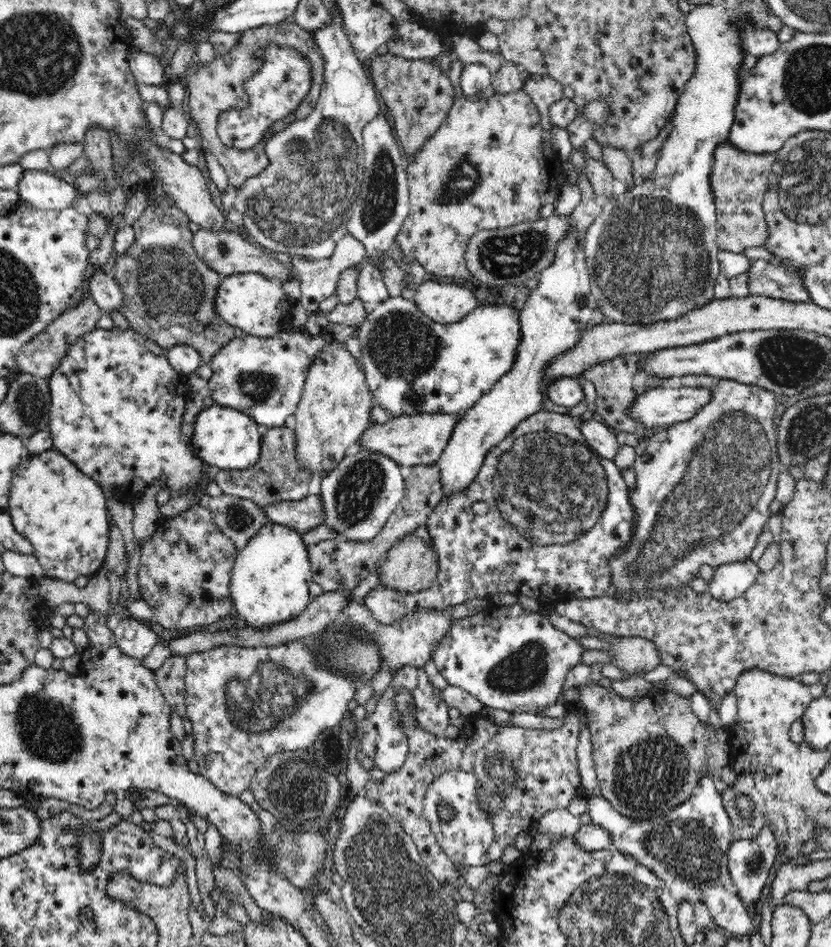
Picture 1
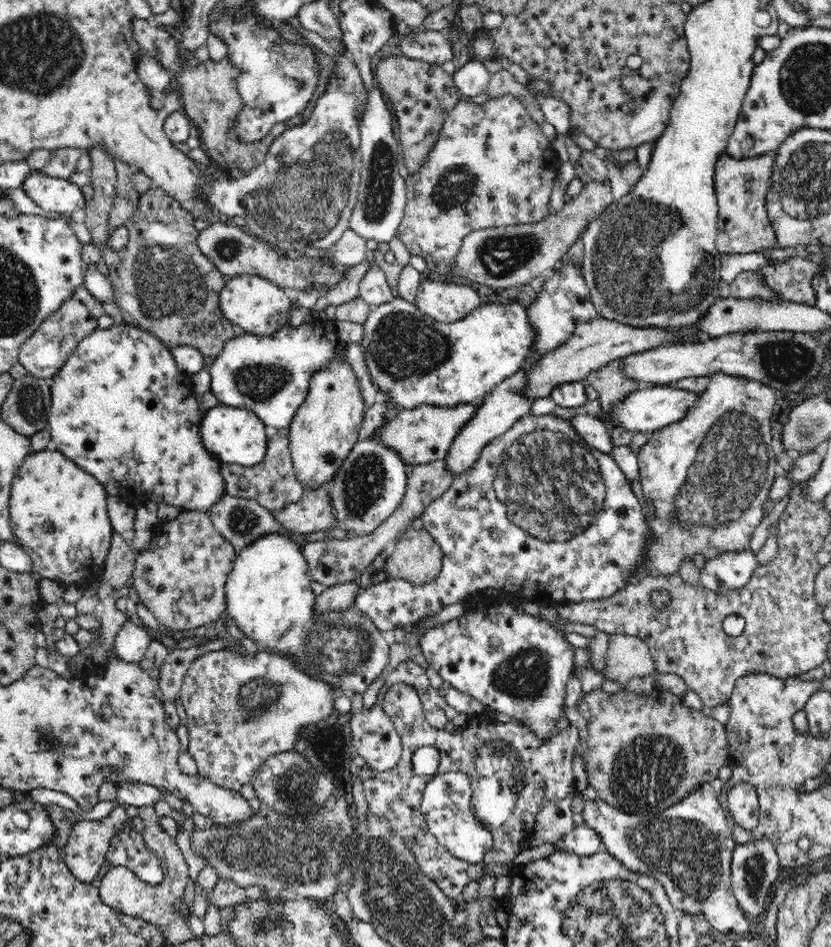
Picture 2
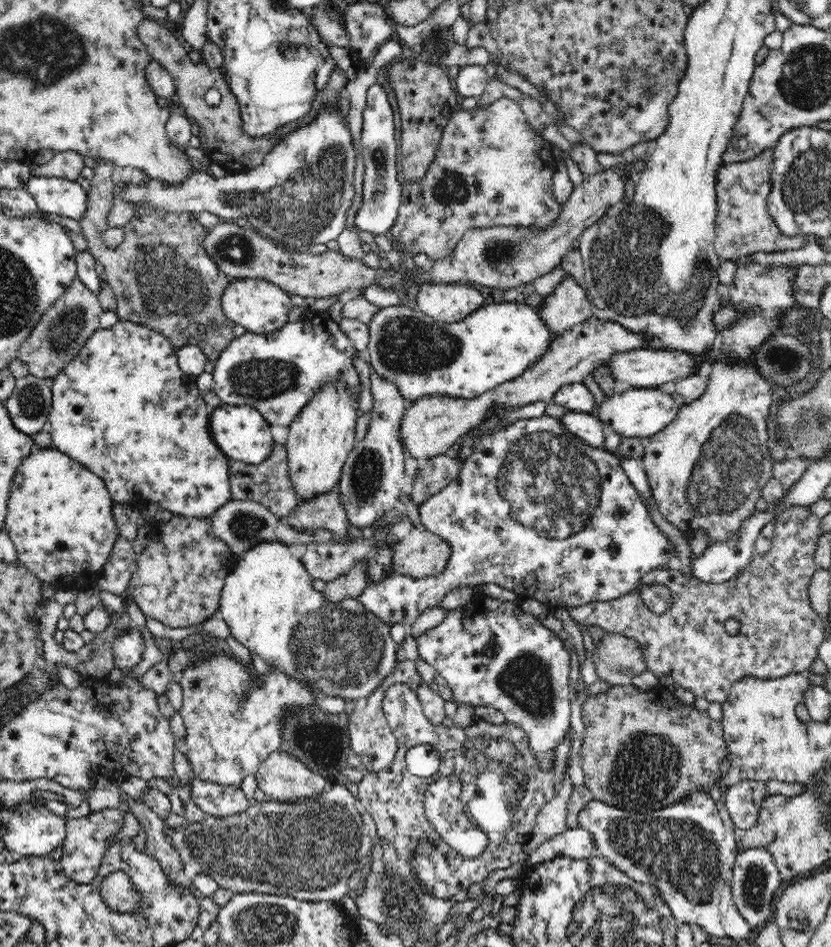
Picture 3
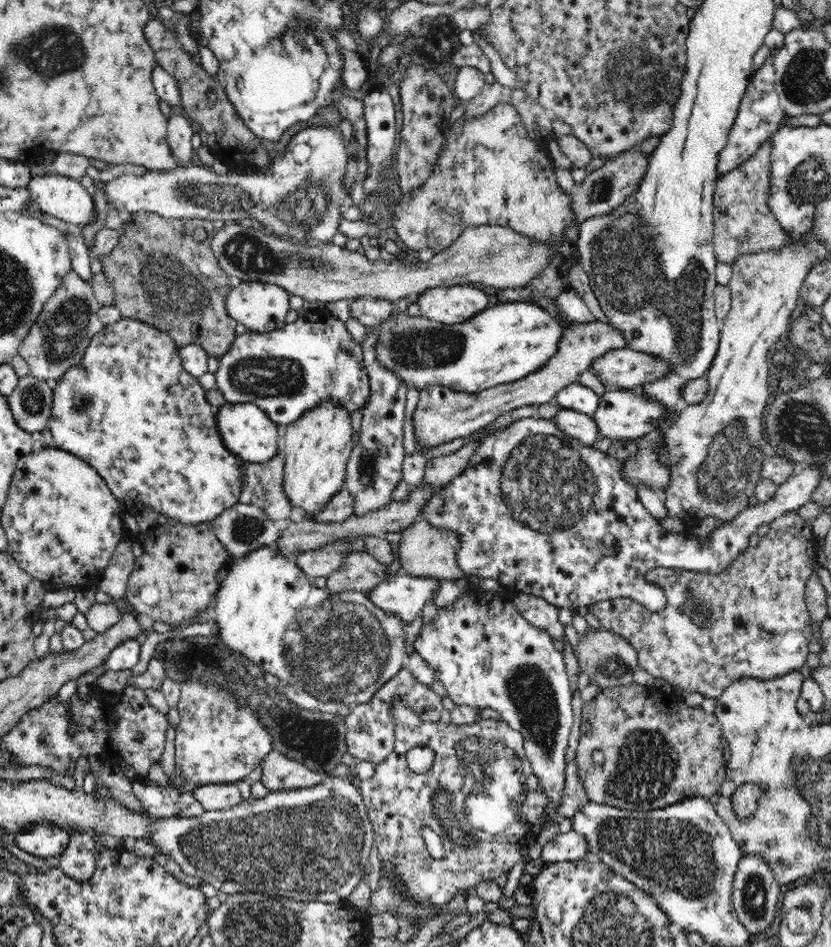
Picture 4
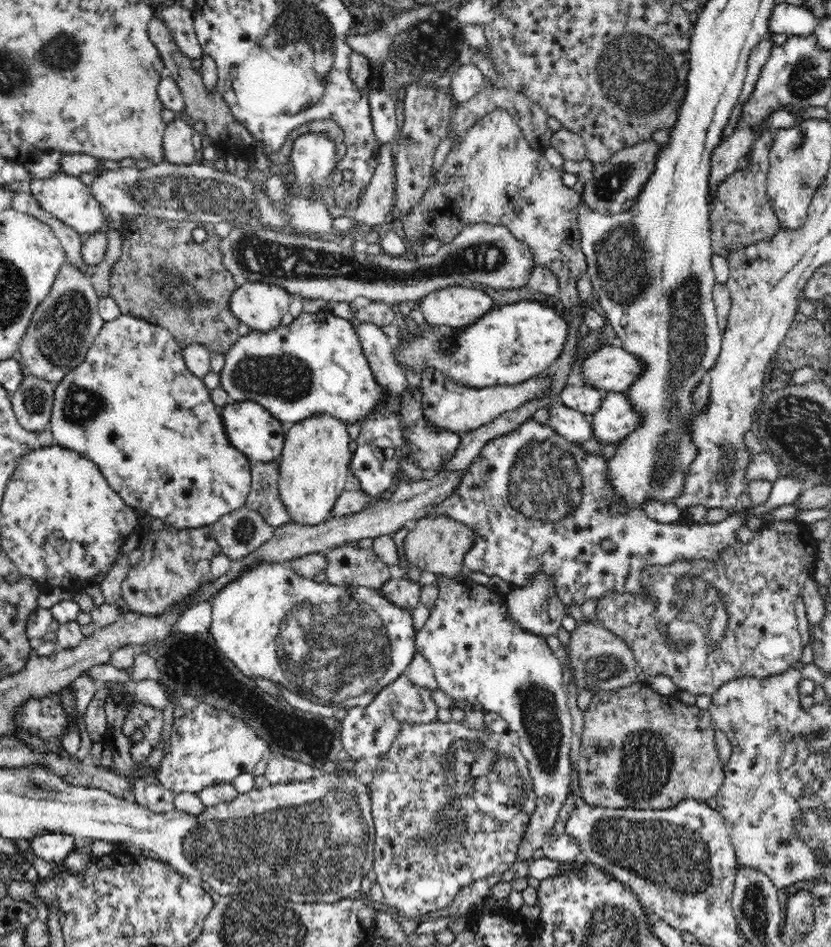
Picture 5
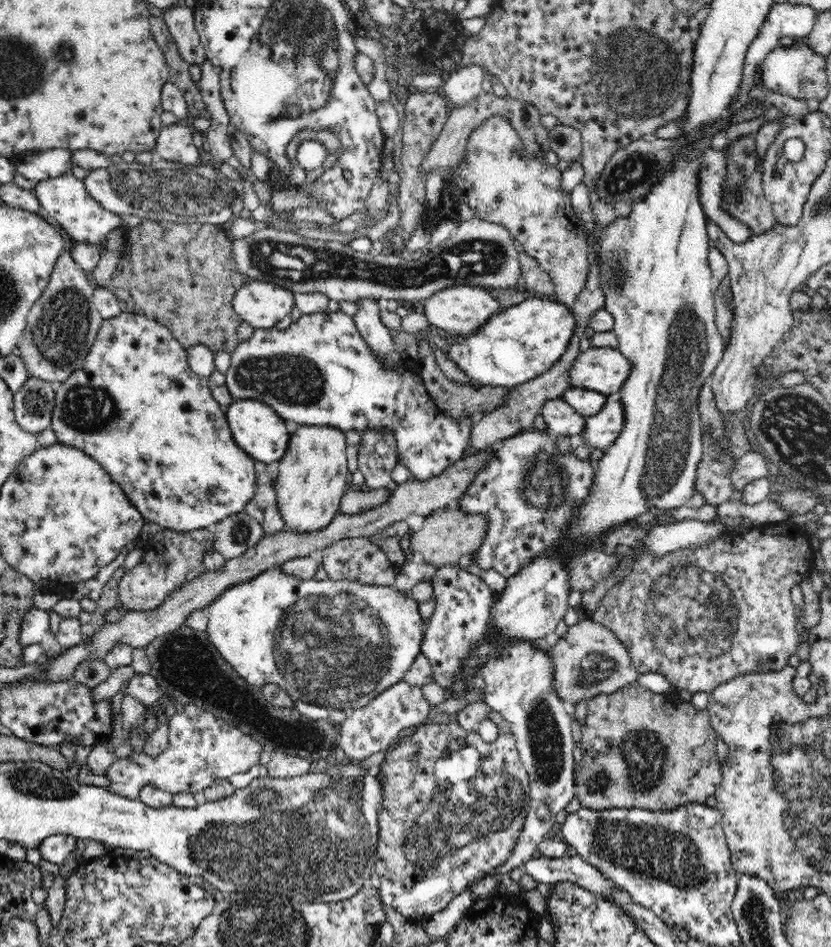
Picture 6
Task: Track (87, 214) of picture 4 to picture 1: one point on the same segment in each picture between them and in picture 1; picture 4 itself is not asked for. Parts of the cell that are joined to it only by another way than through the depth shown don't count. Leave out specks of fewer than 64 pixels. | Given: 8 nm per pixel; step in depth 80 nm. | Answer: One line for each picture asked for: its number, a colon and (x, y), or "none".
1: (43, 190)
2: (52, 194)
3: (65, 197)

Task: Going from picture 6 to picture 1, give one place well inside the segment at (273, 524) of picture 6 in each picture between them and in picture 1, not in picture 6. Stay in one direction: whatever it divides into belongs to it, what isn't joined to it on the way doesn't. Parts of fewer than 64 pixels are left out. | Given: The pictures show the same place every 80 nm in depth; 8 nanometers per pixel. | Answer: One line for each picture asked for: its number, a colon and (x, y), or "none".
1: (276, 477)
2: (271, 482)
3: (267, 483)
4: (262, 481)
5: (263, 498)

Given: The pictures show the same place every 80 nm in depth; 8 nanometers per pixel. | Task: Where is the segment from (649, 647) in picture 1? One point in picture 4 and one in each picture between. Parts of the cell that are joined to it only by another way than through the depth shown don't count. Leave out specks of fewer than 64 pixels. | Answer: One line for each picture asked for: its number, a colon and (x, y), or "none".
2: (628, 657)
3: (618, 659)
4: (609, 659)

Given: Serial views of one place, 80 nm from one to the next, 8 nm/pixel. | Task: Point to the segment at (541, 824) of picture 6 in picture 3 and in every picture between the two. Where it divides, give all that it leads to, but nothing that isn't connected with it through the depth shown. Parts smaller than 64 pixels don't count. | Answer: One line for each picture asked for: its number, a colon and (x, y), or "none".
3: (518, 666)
4: (485, 654)
5: (477, 654)

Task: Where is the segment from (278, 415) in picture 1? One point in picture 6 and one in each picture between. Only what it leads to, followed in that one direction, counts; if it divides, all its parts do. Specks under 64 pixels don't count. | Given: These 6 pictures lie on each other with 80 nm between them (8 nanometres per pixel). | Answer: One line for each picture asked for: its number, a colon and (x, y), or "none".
2: (272, 374)
3: (278, 373)
4: (288, 372)
5: (316, 364)
6: (320, 370)

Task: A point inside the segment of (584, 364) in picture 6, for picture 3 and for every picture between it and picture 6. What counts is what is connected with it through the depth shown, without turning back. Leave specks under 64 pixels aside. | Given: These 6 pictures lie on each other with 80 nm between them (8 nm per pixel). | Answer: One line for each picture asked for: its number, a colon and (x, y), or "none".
3: (642, 368)
4: (627, 369)
5: (611, 368)

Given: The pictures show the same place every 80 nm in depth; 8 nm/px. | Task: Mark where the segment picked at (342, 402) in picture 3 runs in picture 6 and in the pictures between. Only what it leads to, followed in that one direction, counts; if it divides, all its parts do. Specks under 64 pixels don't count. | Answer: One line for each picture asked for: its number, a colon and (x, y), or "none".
4: (316, 448)
5: (312, 471)
6: (312, 475)

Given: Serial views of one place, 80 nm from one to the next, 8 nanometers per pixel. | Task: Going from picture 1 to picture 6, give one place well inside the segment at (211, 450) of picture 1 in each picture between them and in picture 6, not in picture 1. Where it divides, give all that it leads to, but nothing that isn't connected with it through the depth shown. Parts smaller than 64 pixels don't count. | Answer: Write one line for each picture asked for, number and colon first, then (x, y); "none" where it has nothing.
2: (236, 436)
3: (242, 433)
4: (246, 429)
5: (251, 429)
6: (257, 428)

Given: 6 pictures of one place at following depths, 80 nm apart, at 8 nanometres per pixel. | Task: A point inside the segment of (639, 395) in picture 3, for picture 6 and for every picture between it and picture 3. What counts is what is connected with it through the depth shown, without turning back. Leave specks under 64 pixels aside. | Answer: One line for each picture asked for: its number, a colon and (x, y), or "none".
4: (623, 415)
5: (615, 419)
6: (600, 430)

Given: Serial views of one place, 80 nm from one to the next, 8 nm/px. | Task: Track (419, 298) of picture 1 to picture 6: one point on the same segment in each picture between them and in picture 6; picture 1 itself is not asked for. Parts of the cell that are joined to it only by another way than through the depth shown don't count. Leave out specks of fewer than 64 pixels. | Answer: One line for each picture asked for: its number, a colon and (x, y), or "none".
2: (444, 302)
3: (448, 303)
4: (450, 305)
5: (458, 306)
6: (460, 310)

